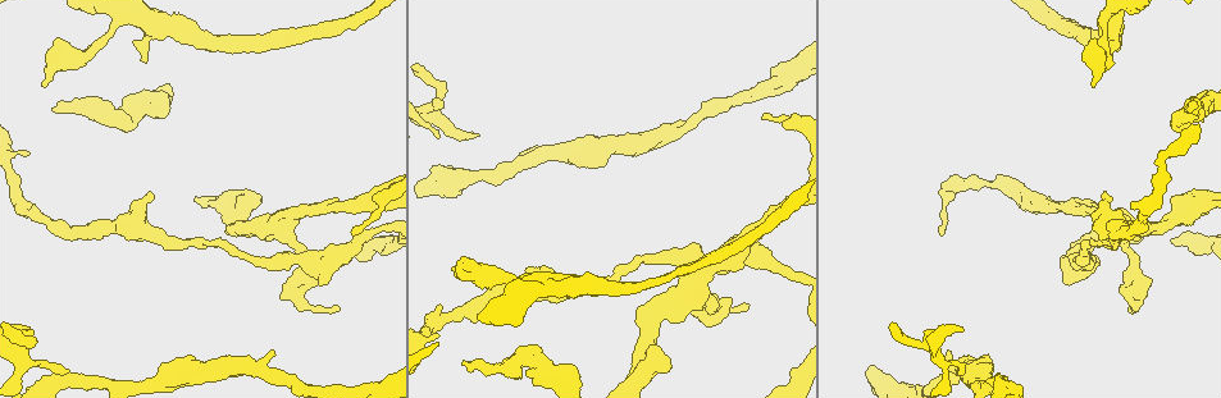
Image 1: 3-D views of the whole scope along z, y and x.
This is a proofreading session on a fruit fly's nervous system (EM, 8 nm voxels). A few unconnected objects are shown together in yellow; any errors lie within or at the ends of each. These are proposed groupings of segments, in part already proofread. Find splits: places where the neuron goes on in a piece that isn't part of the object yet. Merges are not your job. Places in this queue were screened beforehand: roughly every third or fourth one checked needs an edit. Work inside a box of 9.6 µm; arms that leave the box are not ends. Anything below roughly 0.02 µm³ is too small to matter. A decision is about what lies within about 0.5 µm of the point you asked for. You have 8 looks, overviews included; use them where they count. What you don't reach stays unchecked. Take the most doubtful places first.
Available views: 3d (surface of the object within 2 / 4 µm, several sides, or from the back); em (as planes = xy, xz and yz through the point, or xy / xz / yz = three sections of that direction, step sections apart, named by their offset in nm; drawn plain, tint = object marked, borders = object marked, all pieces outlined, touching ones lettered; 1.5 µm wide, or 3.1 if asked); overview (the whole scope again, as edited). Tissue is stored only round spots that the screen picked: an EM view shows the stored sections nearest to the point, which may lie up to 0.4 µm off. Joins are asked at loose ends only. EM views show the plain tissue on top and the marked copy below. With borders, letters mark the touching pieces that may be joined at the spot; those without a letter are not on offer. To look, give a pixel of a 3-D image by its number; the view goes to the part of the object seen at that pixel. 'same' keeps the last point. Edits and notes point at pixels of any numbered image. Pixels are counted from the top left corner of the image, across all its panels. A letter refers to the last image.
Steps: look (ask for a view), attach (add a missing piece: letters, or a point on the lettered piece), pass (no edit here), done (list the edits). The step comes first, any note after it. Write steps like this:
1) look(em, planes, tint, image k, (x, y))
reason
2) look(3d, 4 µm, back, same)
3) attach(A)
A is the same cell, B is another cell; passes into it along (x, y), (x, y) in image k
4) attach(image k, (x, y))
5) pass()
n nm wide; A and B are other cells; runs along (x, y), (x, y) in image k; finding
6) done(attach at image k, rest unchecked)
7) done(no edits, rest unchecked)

look(3d, 2 µm, image 1, (1187, 108))
long arm stops here

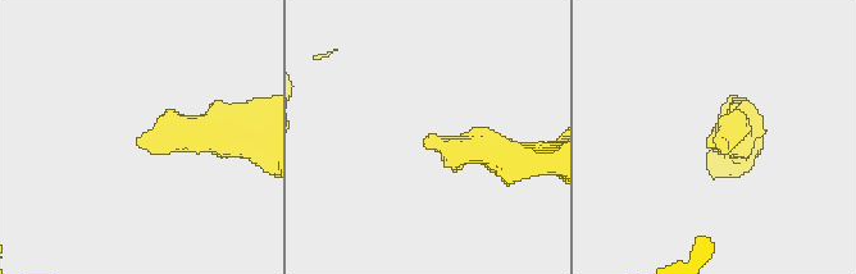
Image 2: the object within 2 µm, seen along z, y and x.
look(em, planes, borders, image 2, (424, 139))
now the EM

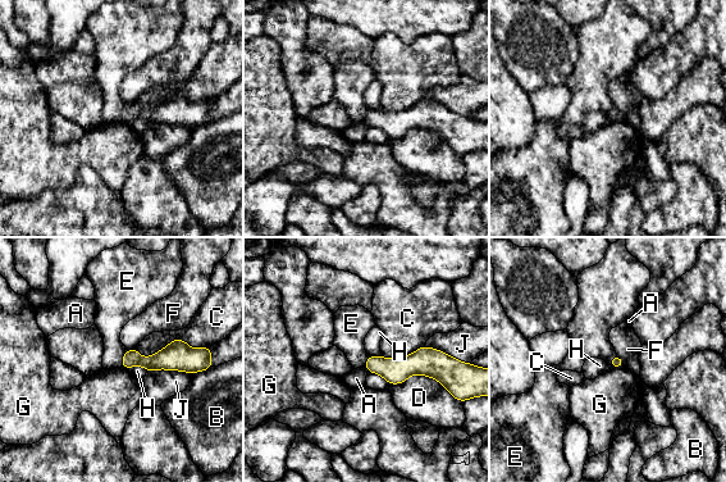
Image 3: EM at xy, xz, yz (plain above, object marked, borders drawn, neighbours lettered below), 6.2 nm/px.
pass()
A, B, C, D, E, F, G, H and J are other cells; runs along (368, 365), (443, 367) in image 3; none of them fits

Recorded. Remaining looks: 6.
look(3d, 4 µm, back, image 1, (42, 83))
thick end

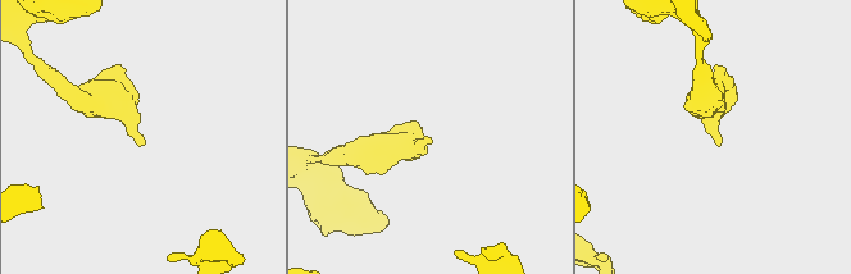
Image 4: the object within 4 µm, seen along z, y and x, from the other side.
look(em, planes, borders, image 4, (430, 142))
shape alone is not enough

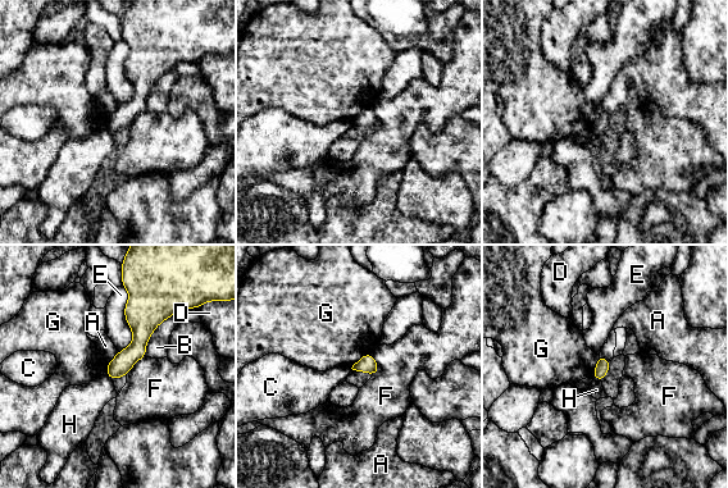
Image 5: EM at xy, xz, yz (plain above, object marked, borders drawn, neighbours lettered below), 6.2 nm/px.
pass()
A, B, C, D, E, F, G and H are other cells; no lettered piece goes on from it

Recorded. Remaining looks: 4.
look(3d, 2 µm, image 1, (962, 372))
free end

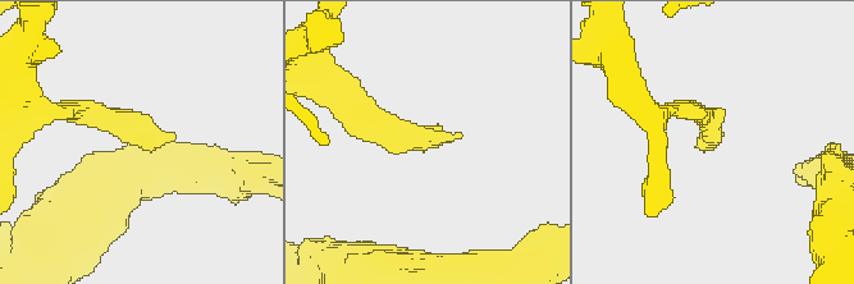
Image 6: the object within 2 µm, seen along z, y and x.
look(em, planes, borders, image 6, (172, 139))

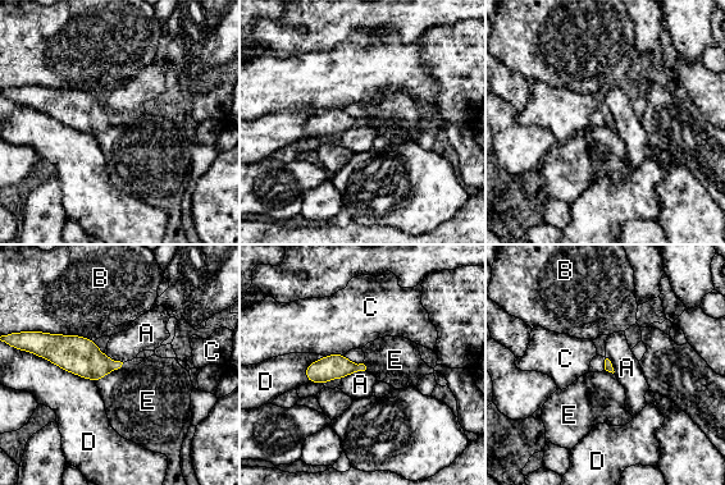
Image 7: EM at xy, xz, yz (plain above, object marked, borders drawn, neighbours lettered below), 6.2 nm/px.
attach(E)
E is the same cell, A, B, C and D are other cells; the neuron continues

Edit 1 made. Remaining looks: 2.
look(3d, 2 µm, back, image 1, (352, 236))
thin end

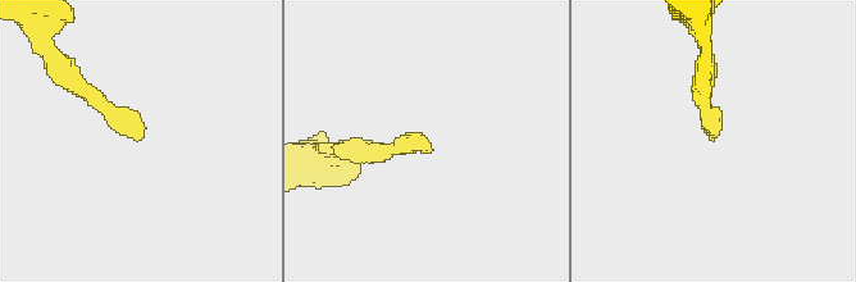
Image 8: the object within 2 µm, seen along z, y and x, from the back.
look(em, planes, borders, image 8, (423, 150))
now the EM

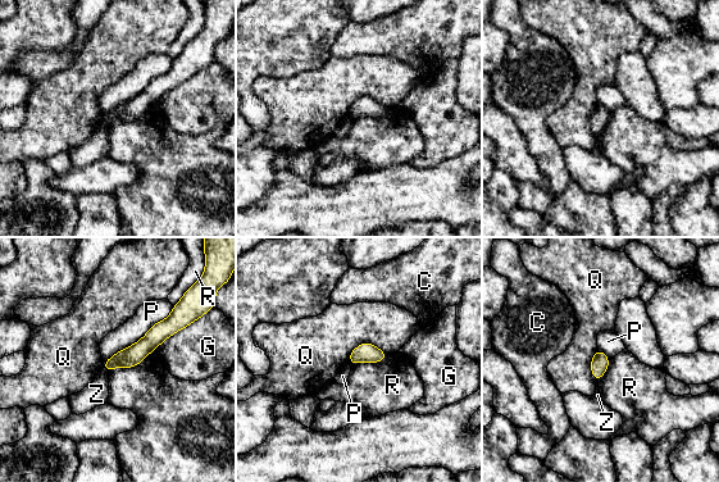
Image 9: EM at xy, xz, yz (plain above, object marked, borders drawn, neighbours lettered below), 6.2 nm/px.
pass()
110 nm wide; C, G, P, Q, R and Z are other cells; runs along (178, 321), (133, 355), (107, 365) in image 9; no lettered piece goes on from it

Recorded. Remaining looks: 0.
done(attach at image 7, rest unchecked)

